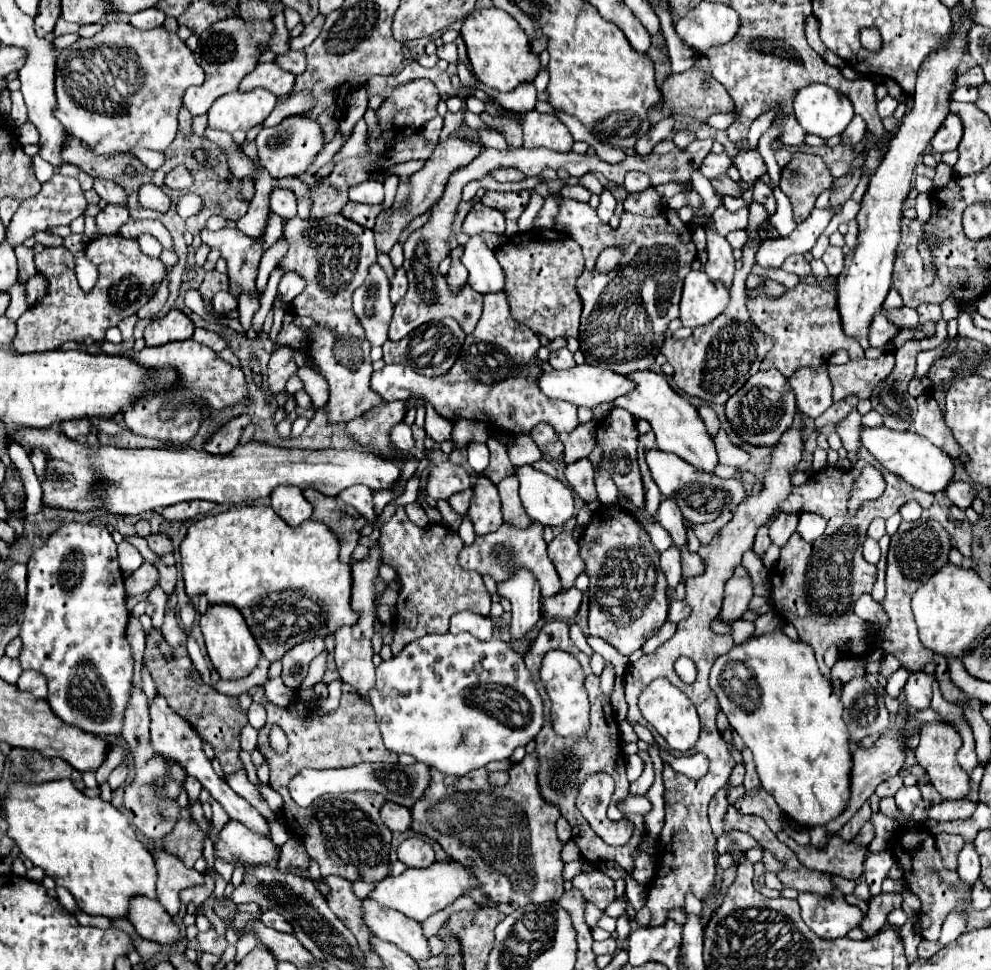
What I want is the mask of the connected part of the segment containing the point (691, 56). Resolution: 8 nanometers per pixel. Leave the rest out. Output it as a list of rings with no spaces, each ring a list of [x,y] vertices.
[[[671,17],[661,21],[661,31],[665,35],[665,43],[667,43],[667,49],[669,49],[669,61],[671,61],[671,73],[683,73],[687,69],[693,67],[695,59],[697,59],[697,53],[693,49],[689,49],[689,45],[685,45],[675,29],[673,29],[673,23],[671,23]]]

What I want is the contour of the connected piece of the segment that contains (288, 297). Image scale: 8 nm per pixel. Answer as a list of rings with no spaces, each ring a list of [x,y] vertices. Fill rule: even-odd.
[[[295,271],[285,273],[279,283],[279,295],[283,297],[283,303],[291,303],[303,289],[305,289],[305,279]]]

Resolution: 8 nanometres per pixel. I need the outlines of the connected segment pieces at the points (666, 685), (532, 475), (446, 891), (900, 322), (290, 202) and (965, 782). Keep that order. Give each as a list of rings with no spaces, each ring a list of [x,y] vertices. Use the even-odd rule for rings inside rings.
[[[669,681],[651,683],[639,697],[639,709],[643,717],[657,729],[657,733],[667,741],[667,745],[675,751],[689,751],[699,737],[699,717],[691,699],[675,689]]]
[[[531,465],[519,467],[515,475],[519,479],[521,503],[533,521],[555,527],[555,523],[567,523],[573,517],[575,497],[565,483]]]
[[[445,859],[441,863],[433,863],[425,869],[405,869],[401,875],[389,875],[389,877],[381,879],[379,883],[375,883],[375,887],[367,895],[367,899],[373,899],[383,907],[399,909],[407,917],[423,923],[431,913],[437,913],[443,907],[451,905],[457,897],[461,897],[471,887],[477,887],[477,881],[471,875],[467,875],[459,863]]]
[[[903,307],[903,309],[899,309],[899,311],[891,311],[887,317],[889,317],[899,329],[903,329],[903,327],[915,327],[917,321],[919,321],[917,311],[911,309],[911,307]]]
[[[283,187],[273,189],[269,195],[269,203],[271,203],[271,211],[283,219],[293,219],[297,215],[297,199],[289,189]]]
[[[933,721],[933,723],[921,725],[921,743],[915,749],[915,759],[927,771],[927,775],[931,777],[931,783],[935,785],[935,789],[943,799],[963,799],[971,789],[967,773],[961,769],[961,765],[955,759],[955,753],[959,747],[961,747],[961,737],[949,723]]]

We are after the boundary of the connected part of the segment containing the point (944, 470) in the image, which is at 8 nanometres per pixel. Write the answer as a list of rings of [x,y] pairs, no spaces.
[[[885,425],[881,427],[861,427],[859,431],[863,447],[889,471],[899,477],[903,477],[909,485],[927,491],[927,493],[939,493],[943,491],[953,477],[953,461],[951,457],[935,447],[931,441],[925,437],[919,437],[917,433],[911,431],[893,431]]]

